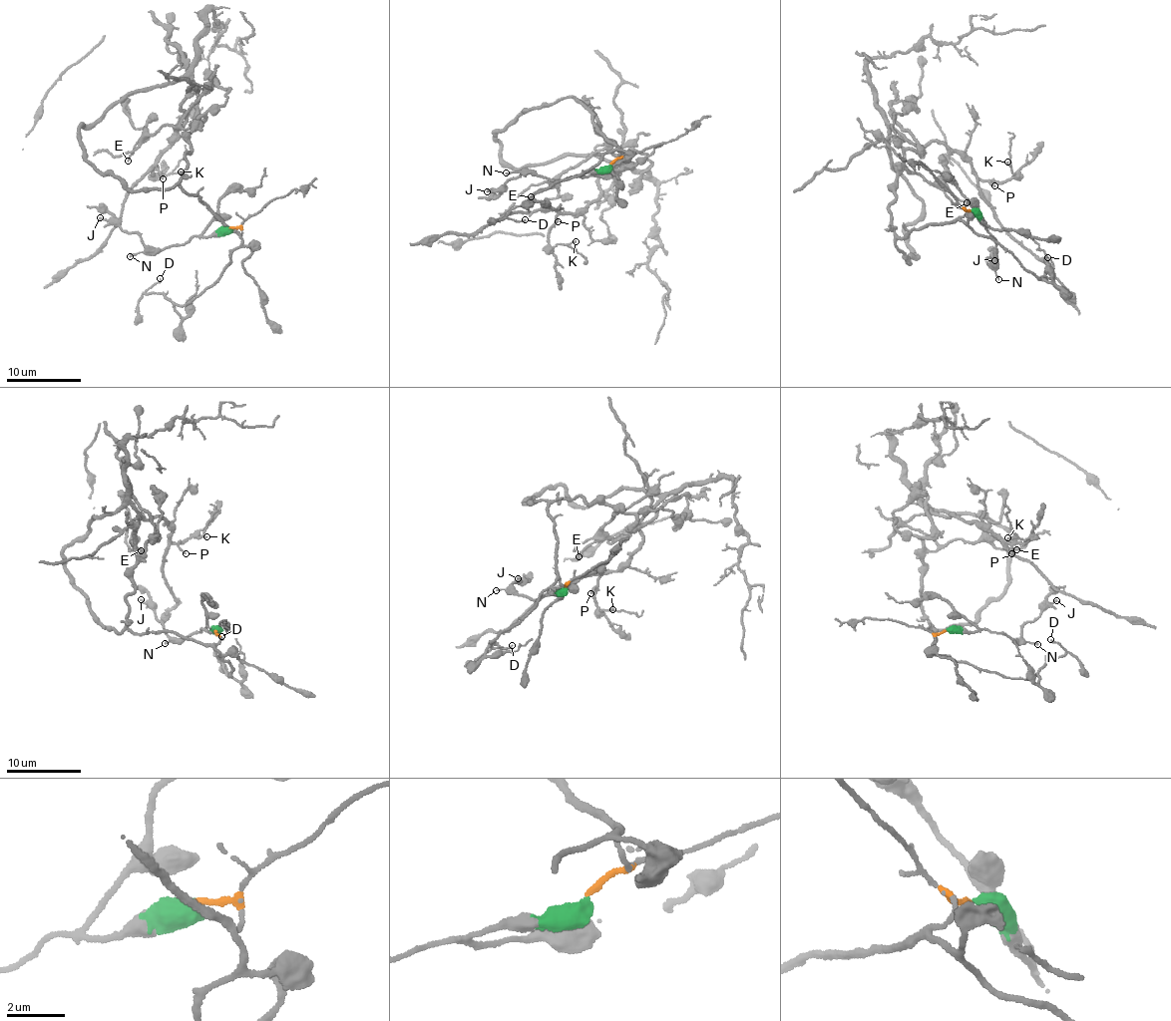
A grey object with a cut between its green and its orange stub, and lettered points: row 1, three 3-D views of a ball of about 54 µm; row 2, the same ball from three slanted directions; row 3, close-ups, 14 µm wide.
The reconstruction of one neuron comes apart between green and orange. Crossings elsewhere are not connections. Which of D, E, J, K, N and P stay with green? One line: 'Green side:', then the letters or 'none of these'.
Green side: J, N

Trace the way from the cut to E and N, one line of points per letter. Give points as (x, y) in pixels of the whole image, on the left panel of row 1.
E: (229, 227), (242, 231), (181, 182), (190, 127), (162, 126), (137, 142), (128, 161)
N: (229, 227), (209, 235), (192, 236), (186, 243), (138, 251), (130, 257)

